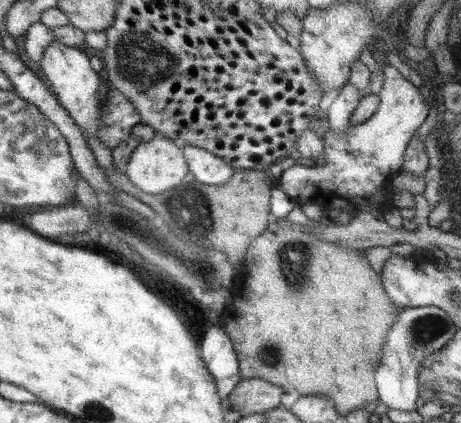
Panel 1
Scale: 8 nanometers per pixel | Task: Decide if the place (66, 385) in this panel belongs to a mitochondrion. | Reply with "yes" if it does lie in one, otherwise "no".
no

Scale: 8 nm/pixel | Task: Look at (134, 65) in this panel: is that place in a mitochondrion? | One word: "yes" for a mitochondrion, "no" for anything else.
yes

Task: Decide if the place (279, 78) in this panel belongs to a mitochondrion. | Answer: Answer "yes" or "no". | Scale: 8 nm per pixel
no

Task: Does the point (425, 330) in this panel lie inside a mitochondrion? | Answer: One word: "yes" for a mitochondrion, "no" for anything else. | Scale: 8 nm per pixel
yes

